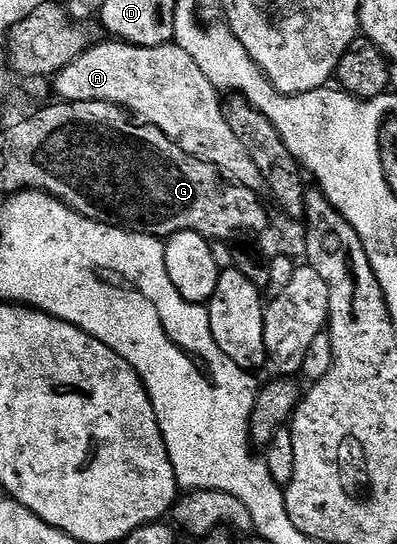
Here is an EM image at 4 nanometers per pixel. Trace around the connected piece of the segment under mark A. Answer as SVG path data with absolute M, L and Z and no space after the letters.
M121 41L106 42L110 43L95 42L84 53L80 53L80 57L72 61L72 65L68 65L53 76L54 91L58 94L55 96L59 100L67 103L80 101L115 103L141 122L150 123L163 131L173 143L184 149L184 153L211 163L229 183L256 192L263 190L262 178L256 164L253 163L252 157L248 157L244 145L240 145L236 133L232 133L232 129L226 124L226 119L222 116L223 100L219 91L212 85L212 81L208 81L208 77L200 73L200 63L192 61L192 57L188 57L188 53L184 53L184 49L180 49L174 43L166 43L163 47L137 47Z

